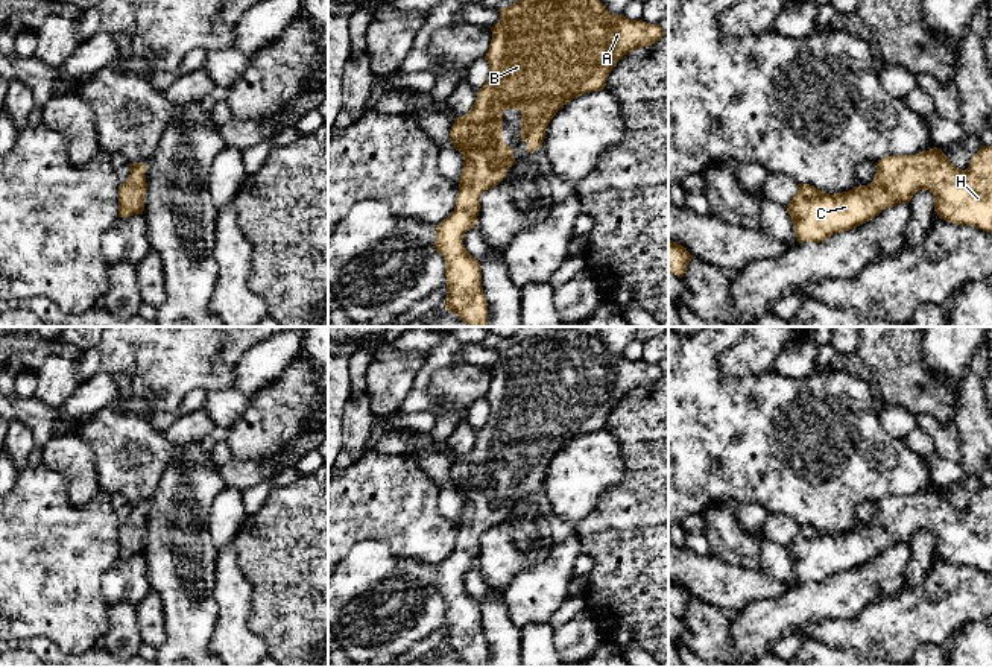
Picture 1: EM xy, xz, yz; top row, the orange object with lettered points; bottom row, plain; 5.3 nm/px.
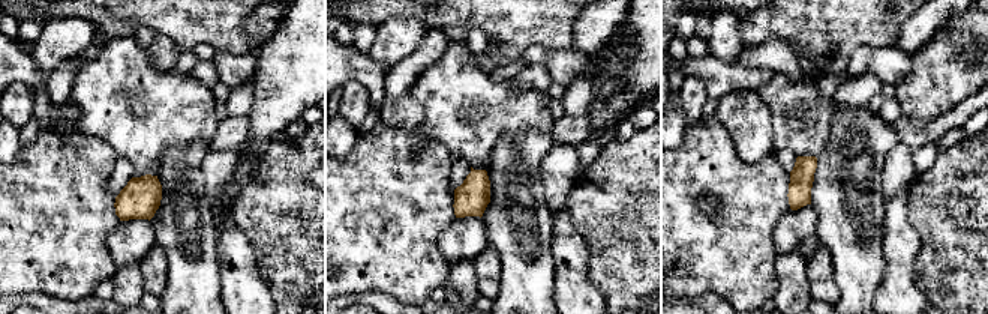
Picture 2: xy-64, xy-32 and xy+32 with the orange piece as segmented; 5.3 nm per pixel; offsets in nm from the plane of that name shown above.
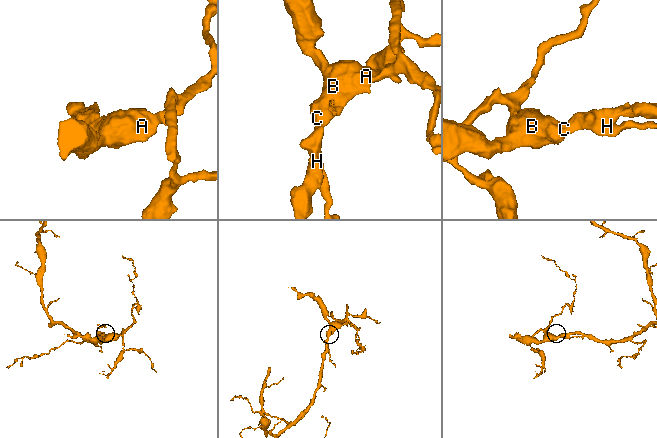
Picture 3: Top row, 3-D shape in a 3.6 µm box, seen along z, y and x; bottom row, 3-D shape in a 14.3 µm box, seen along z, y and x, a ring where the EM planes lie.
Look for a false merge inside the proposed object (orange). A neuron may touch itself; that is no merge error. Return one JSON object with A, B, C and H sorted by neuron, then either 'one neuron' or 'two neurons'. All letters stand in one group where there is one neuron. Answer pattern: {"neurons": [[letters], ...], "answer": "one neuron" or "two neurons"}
{"neurons": [["A", "B", "C", "H"]], "answer": "one neuron"}

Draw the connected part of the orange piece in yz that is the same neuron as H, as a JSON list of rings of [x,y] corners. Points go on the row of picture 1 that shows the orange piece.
[[[983,146],[971,156],[966,170],[953,166],[942,149],[933,147],[916,155],[892,155],[877,163],[877,175],[867,185],[842,193],[825,193],[810,184],[798,184],[798,193],[785,207],[799,243],[820,243],[837,232],[857,228],[883,210],[908,204],[915,193],[930,190],[934,194],[934,211],[946,222],[992,231],[992,146]]]

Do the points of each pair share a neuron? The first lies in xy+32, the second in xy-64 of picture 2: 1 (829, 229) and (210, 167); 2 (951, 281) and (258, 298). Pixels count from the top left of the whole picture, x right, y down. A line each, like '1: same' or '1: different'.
1: different
2: different

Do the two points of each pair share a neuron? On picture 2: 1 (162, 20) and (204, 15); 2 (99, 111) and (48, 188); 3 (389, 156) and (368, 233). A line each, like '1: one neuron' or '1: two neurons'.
1: one neuron
2: two neurons
3: one neuron

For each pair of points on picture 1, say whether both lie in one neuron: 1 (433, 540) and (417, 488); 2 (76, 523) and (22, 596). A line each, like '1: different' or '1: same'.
1: same
2: same

